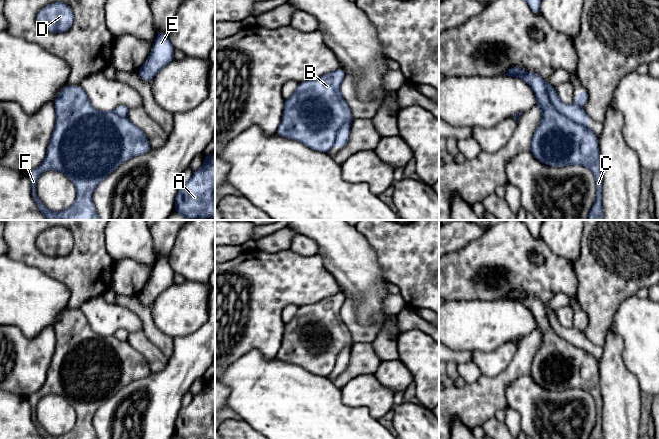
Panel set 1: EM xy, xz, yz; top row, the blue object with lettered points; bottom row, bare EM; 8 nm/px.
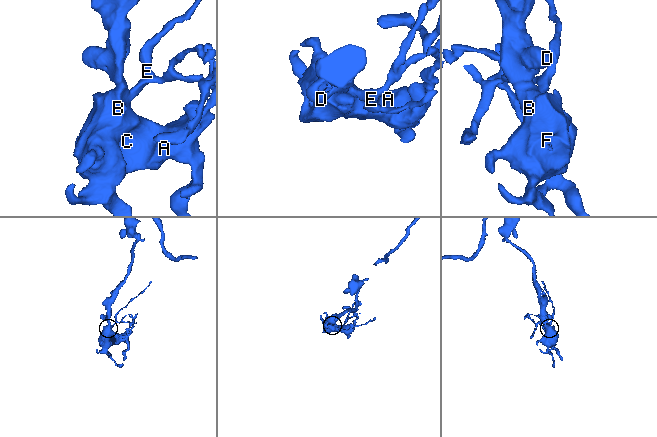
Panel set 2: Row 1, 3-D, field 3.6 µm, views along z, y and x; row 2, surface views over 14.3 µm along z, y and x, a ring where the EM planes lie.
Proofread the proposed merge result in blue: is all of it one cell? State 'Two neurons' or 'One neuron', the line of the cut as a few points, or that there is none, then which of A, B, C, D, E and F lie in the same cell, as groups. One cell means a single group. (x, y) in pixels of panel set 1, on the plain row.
Two neurons. Split along yz (547, 308), (547, 317), (552, 329), (561, 337), (588, 352). Groups: A B C D F / E

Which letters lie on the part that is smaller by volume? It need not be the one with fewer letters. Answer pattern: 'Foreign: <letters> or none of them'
Foreign: E

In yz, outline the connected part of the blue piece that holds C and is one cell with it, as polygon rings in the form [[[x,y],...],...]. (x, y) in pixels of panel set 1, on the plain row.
[[[513,290],[505,299],[524,304],[536,318],[536,332],[543,336],[529,375],[538,385],[548,390],[582,389],[588,392],[596,406],[596,421],[589,439],[603,439],[603,403],[598,361],[590,352],[556,334],[550,325],[548,307],[539,298]]]

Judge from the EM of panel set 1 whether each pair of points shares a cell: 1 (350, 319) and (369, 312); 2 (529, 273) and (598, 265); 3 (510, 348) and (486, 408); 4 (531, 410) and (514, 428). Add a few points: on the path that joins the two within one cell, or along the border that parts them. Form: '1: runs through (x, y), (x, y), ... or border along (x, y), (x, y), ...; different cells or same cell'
1: border along (346, 297), (354, 300), (361, 324), (374, 323); different cells
2: border along (571, 263), (577, 280), (577, 291); different cells
3: border along (515, 354), (509, 365), (495, 376), (482, 375); different cells
4: border along (508, 405), (518, 413), (521, 428); different cells

